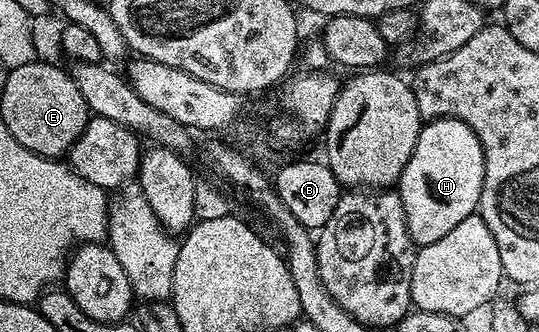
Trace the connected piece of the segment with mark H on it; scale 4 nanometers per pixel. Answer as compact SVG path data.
M432 119L424 122L419 128L417 145L413 157L405 165L403 175L397 184L401 197L401 205L405 205L405 221L409 229L409 237L419 247L433 245L433 241L441 241L449 229L453 229L465 217L476 214L481 197L481 189L485 181L485 157L481 141L460 119Z

